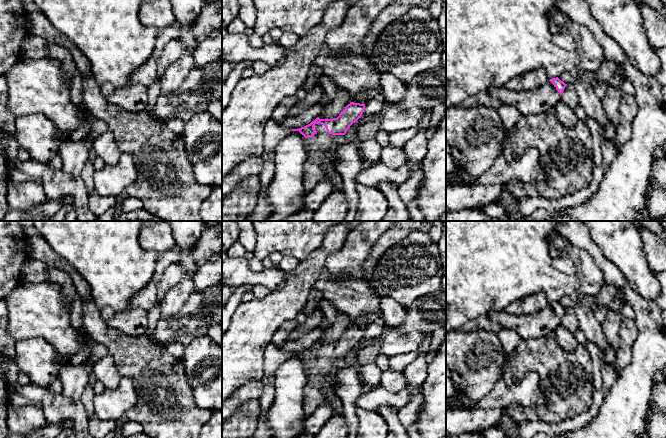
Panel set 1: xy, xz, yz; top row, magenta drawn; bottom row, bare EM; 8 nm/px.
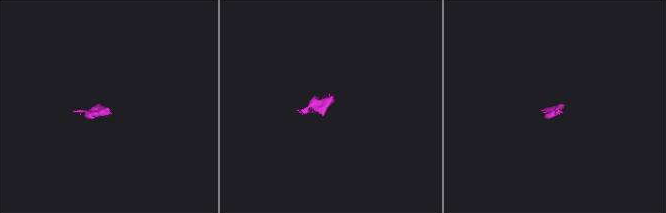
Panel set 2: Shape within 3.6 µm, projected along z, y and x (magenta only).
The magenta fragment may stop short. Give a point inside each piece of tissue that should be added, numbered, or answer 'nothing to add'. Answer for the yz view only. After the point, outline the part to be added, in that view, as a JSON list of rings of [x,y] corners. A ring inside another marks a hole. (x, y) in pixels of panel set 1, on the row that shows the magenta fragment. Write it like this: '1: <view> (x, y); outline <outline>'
1: yz (528, 102); outline [[[548,80],[538,89],[514,91],[501,87],[489,87],[487,92],[503,105],[514,106],[520,115],[534,115],[544,113],[561,100],[561,95],[556,87]]]

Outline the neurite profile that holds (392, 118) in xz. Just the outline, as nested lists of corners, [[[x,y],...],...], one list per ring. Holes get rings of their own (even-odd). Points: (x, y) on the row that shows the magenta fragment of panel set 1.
[[[385,104],[379,113],[365,118],[359,118],[347,130],[345,137],[350,139],[360,125],[372,119],[379,119],[381,124],[380,129],[388,133],[409,129],[420,123],[425,112],[425,108],[399,108]]]

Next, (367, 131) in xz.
[[[372,119],[357,128],[358,138],[361,143],[375,139],[377,132],[380,130],[381,124],[379,119]]]

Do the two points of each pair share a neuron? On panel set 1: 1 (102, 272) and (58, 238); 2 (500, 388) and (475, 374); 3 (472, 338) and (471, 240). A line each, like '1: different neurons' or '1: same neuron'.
1: same neuron
2: different neurons
3: different neurons

